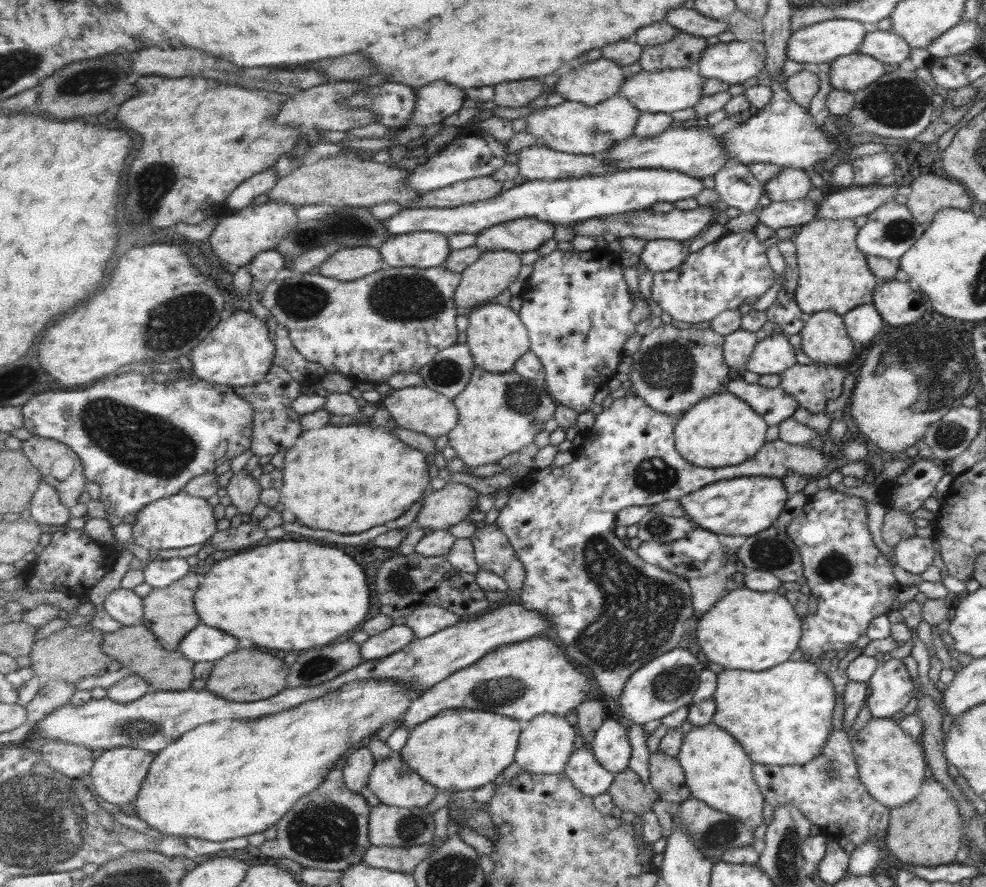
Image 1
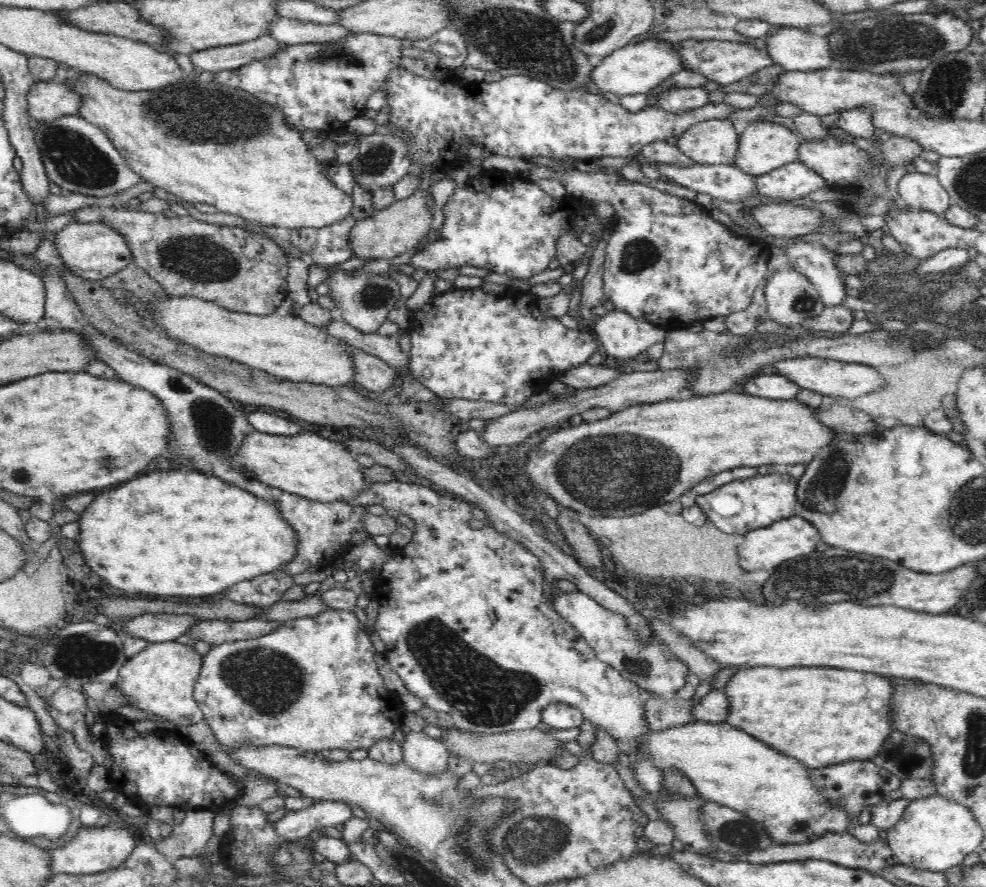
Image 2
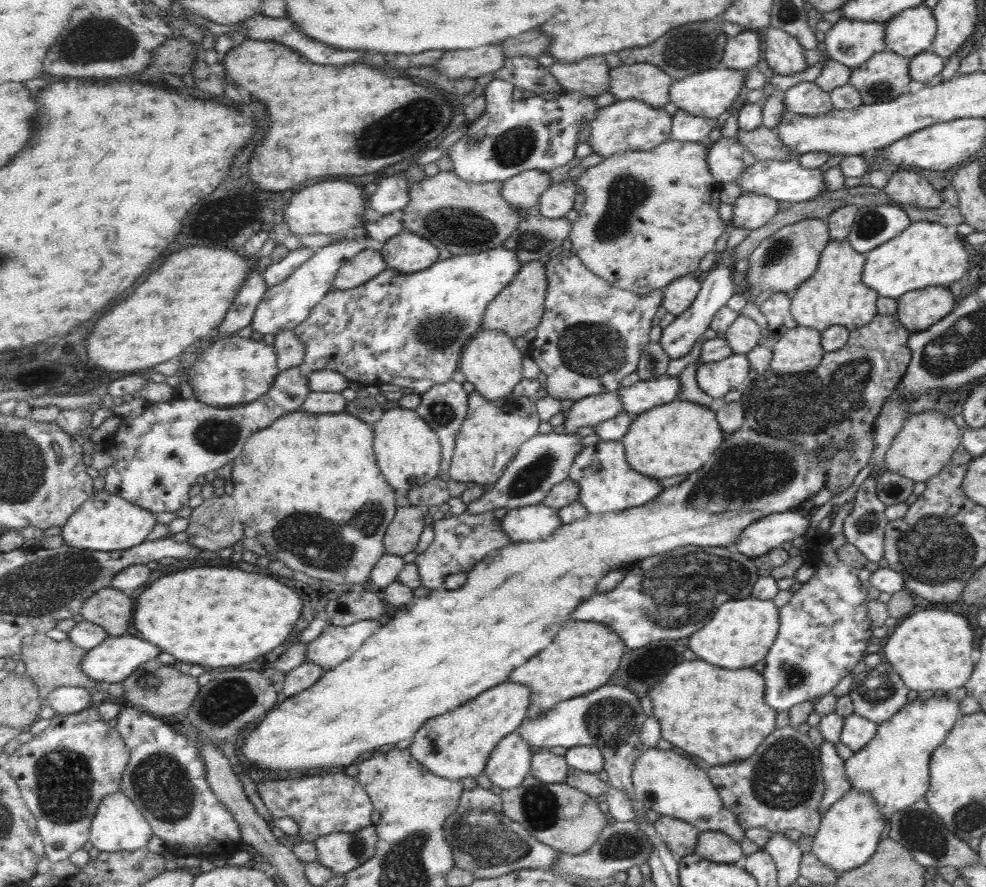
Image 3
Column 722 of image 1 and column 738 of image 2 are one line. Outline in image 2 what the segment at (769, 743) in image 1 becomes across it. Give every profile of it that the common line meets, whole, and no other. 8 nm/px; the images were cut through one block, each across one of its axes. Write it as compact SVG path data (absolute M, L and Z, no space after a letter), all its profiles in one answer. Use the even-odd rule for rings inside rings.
M764 666L748 667L746 670L740 669L734 676L730 677L726 686L724 686L724 695L728 697L728 703L730 703L730 714L728 714L728 720L726 723L733 725L734 728L740 728L744 732L750 734L750 736L757 738L758 741L765 742L766 745L772 748L782 748L781 752L788 754L789 756L797 758L808 765L812 770L813 768L821 769L826 768L828 765L846 763L853 760L872 760L881 754L886 742L891 738L891 735L896 731L894 727L895 718L892 720L894 710L890 710L890 700L895 698L897 692L894 692L892 696L892 682L884 680L884 677L876 673L870 672L856 672L856 670L842 670L842 668L764 668Z

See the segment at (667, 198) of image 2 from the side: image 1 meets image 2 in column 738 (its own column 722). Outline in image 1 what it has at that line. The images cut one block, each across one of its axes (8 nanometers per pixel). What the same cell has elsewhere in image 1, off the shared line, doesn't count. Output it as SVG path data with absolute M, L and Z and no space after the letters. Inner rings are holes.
M726 232L718 240L691 254L688 261L671 272L655 274L653 299L668 312L675 323L689 326L710 322L723 310L744 309L744 303L762 296L775 281L766 249L756 232Z

